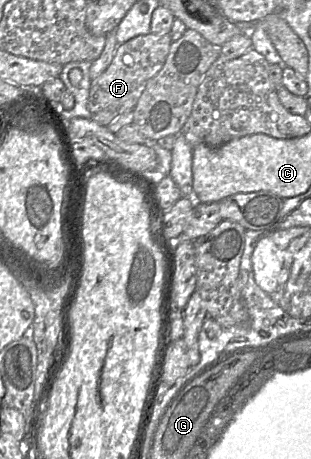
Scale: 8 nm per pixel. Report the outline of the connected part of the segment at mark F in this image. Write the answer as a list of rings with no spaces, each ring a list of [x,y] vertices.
[[[150,32],[119,44],[107,69],[96,79],[91,80],[87,101],[91,119],[100,125],[107,126],[123,113],[132,111],[143,93],[147,81],[162,69],[171,43],[170,33]]]

